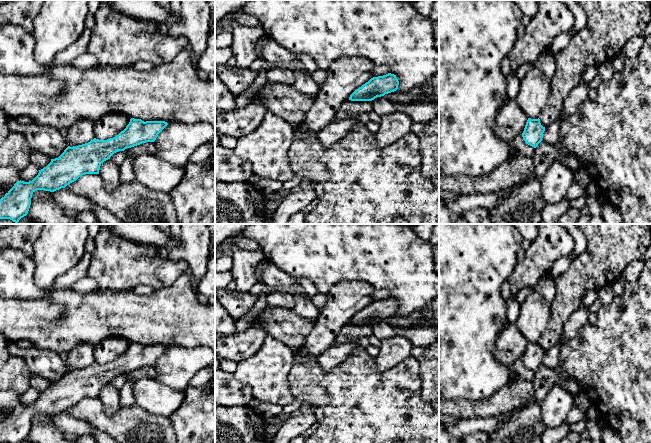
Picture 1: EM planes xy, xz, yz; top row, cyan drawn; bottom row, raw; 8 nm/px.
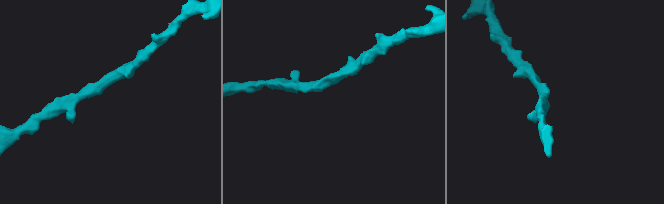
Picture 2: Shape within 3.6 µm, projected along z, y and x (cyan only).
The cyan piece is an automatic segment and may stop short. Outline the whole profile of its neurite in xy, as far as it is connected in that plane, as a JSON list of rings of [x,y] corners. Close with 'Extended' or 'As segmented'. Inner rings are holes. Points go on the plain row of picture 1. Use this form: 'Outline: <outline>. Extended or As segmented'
Outline: [[[131,342],[126,352],[117,360],[99,364],[94,362],[88,367],[73,370],[68,370],[64,376],[51,386],[39,394],[38,399],[29,406],[17,405],[14,410],[0,423],[0,443],[21,443],[27,439],[32,418],[37,414],[54,416],[61,412],[65,412],[70,407],[76,405],[79,401],[85,398],[99,398],[101,388],[110,383],[110,381],[118,376],[124,375],[142,367],[154,366],[158,358],[168,349],[165,345],[142,345],[141,343]]]. As segmented

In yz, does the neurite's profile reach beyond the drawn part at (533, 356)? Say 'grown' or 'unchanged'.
unchanged

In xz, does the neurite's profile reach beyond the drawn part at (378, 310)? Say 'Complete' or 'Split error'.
Complete

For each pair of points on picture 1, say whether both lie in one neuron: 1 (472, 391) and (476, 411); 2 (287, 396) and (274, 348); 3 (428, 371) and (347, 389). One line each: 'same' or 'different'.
1: different
2: same
3: different

